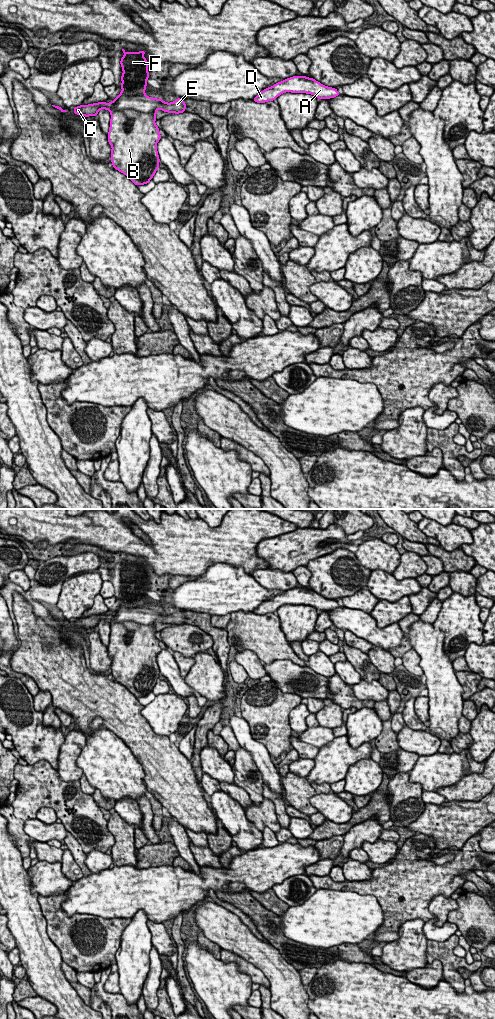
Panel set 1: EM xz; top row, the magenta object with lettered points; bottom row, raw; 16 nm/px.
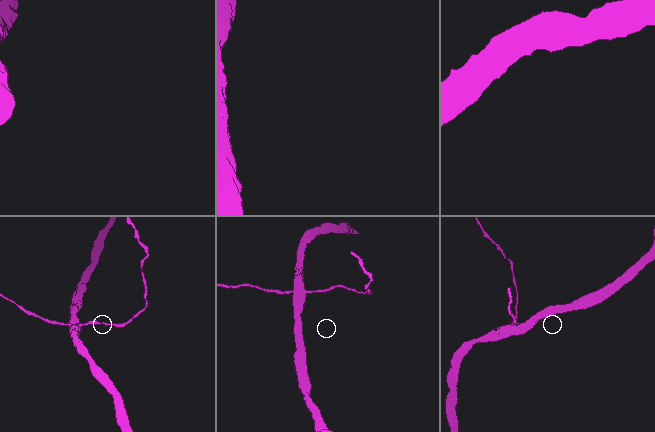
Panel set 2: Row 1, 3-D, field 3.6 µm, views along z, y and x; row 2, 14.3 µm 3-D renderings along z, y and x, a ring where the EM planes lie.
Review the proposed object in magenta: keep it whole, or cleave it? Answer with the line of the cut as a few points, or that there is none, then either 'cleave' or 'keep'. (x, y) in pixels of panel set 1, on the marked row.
xz (110, 111), (113, 109), (135, 109), (155, 114) | cleave

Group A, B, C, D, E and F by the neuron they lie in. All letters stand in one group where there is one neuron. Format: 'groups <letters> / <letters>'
groups A C D E / B F

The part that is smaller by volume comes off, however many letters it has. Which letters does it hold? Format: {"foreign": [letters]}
{"foreign": ["A", "C", "D", "E"]}

